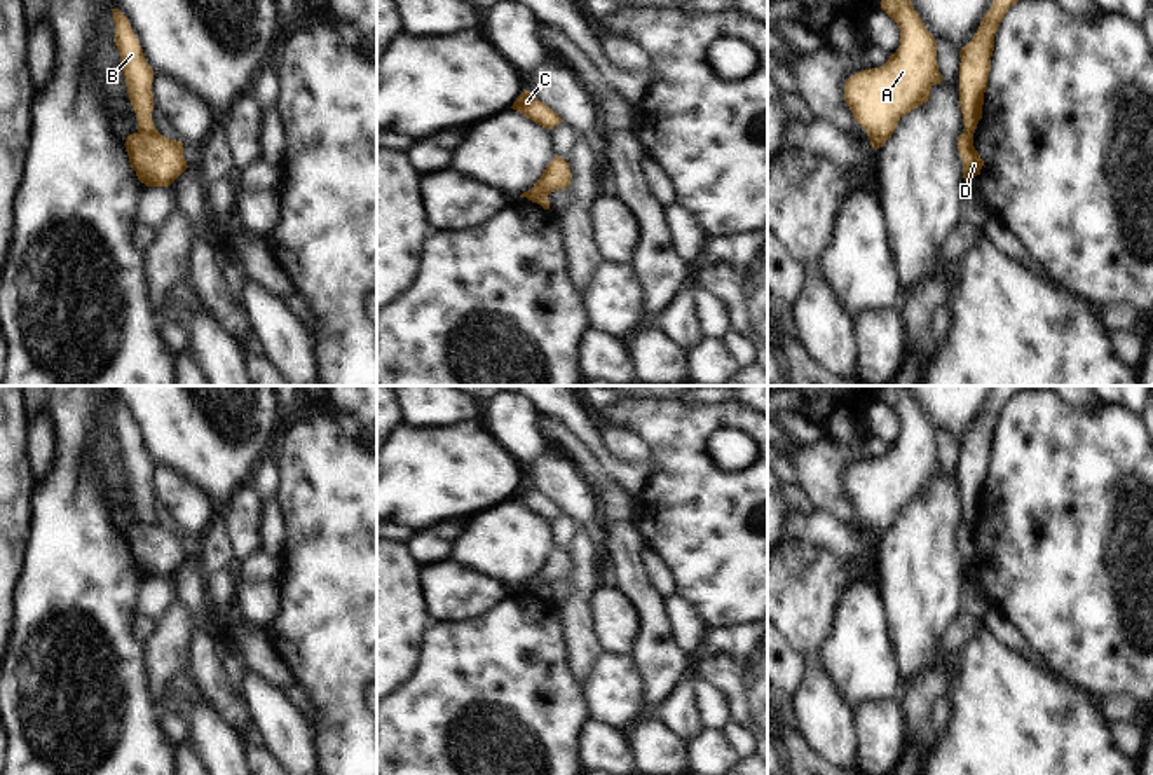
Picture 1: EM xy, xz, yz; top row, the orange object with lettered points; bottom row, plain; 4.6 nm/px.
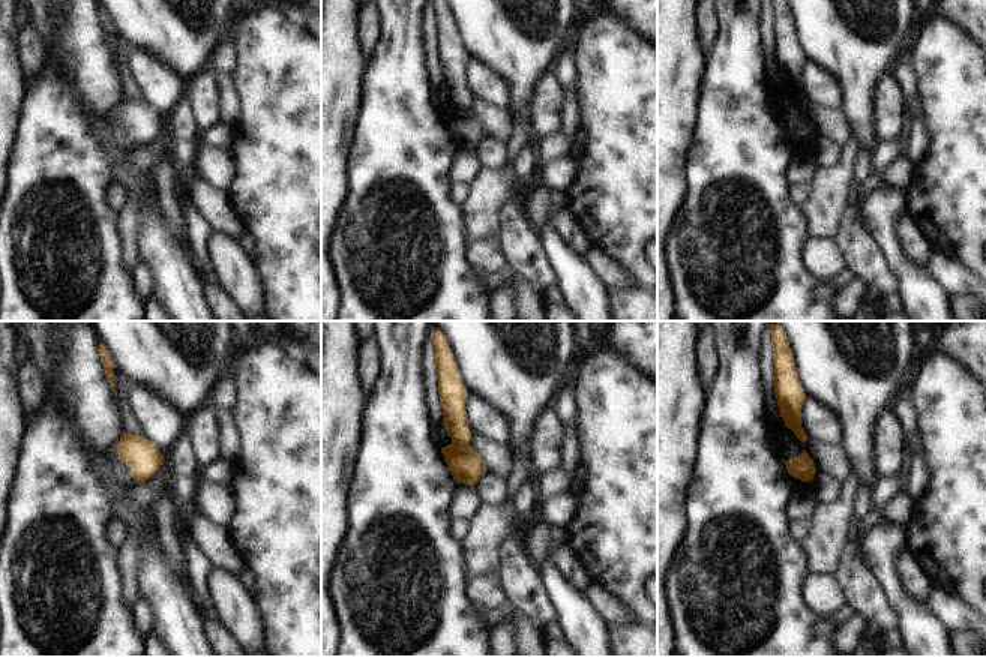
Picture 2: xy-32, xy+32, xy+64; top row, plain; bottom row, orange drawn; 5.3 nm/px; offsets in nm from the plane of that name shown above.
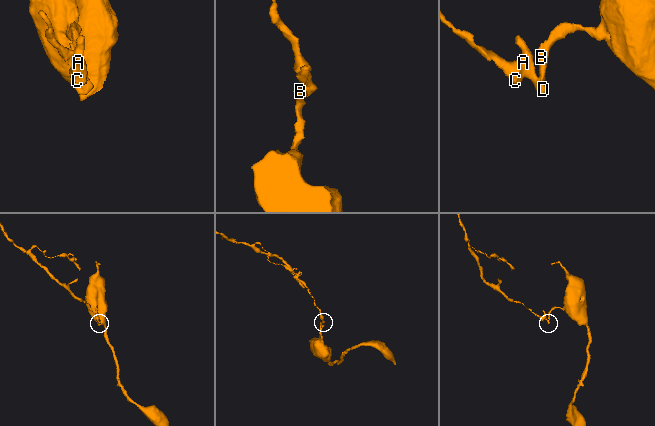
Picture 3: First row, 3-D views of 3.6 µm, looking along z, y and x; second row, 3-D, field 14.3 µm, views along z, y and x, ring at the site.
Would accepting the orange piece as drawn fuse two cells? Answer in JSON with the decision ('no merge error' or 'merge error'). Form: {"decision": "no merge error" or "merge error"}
{"decision": "merge error"}

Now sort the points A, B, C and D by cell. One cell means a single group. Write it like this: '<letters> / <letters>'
A C D / B

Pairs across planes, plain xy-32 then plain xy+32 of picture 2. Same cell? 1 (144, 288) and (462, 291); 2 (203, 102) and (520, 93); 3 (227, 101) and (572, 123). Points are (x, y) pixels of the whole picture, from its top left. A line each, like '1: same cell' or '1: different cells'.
1: different cells
2: different cells
3: same cell

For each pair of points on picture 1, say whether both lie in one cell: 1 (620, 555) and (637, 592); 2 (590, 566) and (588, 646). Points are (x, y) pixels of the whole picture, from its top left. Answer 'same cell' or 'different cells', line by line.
1: same cell
2: same cell

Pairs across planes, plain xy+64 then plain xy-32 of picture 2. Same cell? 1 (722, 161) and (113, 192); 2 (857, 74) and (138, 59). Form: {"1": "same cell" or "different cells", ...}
{"1": "different cells", "2": "different cells"}

